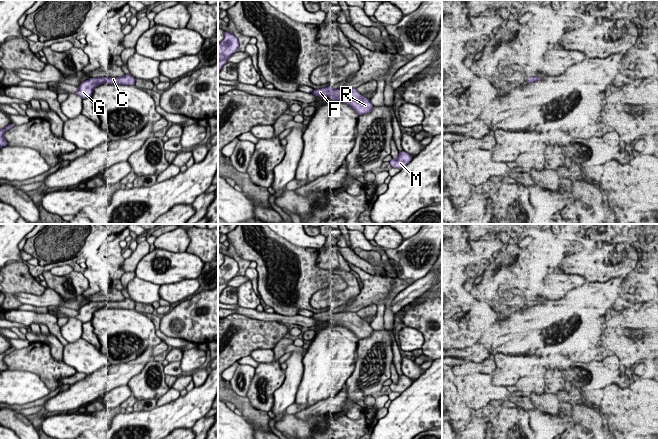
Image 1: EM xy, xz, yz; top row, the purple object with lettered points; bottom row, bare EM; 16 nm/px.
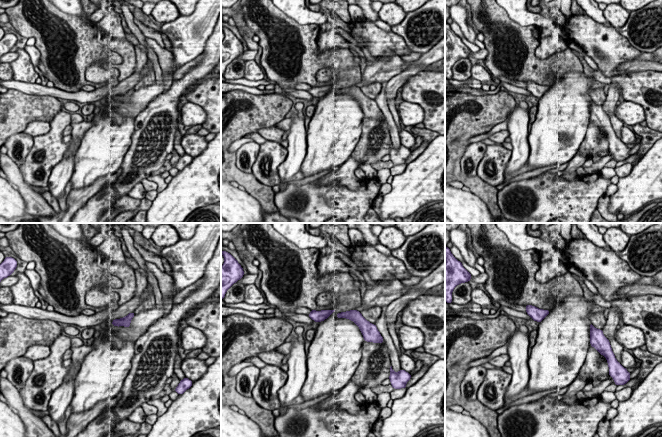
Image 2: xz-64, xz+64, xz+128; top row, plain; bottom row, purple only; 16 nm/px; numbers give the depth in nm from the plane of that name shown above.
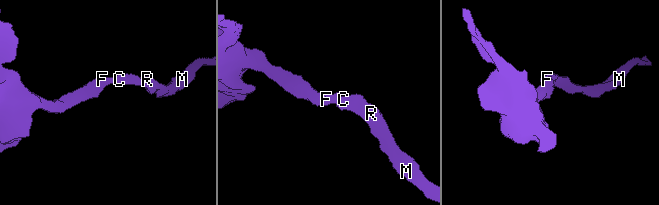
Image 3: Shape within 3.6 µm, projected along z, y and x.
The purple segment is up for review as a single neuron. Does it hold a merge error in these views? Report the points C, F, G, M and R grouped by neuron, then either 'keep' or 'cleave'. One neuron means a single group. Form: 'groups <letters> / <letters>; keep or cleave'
groups C F G M R; keep

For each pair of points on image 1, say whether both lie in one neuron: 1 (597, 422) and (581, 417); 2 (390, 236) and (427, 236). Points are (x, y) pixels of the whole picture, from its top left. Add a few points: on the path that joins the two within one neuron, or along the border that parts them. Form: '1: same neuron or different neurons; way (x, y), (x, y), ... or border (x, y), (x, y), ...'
1: same neuron; way (593, 421), (585, 417)
2: different neurons; border (403, 240), (396, 247), (385, 250)

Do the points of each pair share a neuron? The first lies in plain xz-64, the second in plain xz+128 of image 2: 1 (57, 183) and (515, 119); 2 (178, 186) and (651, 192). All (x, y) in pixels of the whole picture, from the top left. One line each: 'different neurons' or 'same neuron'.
1: same neuron
2: same neuron

